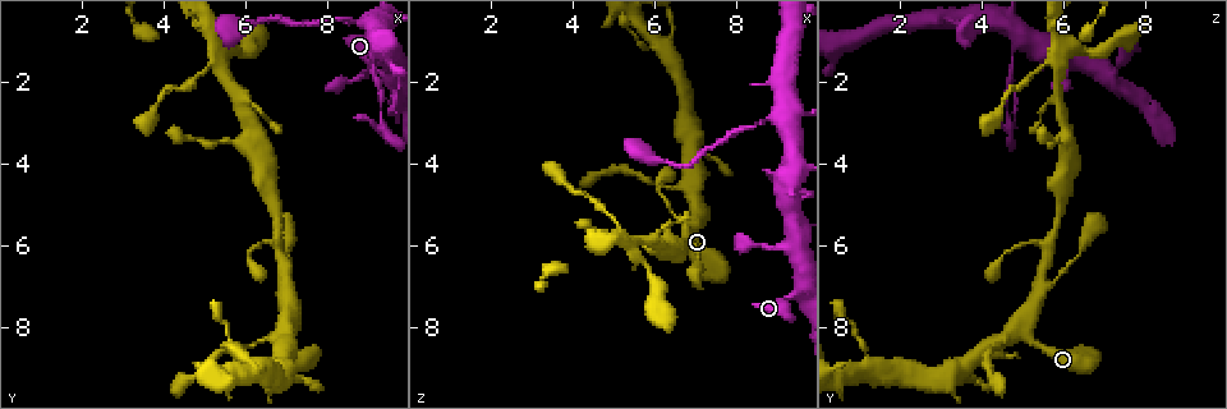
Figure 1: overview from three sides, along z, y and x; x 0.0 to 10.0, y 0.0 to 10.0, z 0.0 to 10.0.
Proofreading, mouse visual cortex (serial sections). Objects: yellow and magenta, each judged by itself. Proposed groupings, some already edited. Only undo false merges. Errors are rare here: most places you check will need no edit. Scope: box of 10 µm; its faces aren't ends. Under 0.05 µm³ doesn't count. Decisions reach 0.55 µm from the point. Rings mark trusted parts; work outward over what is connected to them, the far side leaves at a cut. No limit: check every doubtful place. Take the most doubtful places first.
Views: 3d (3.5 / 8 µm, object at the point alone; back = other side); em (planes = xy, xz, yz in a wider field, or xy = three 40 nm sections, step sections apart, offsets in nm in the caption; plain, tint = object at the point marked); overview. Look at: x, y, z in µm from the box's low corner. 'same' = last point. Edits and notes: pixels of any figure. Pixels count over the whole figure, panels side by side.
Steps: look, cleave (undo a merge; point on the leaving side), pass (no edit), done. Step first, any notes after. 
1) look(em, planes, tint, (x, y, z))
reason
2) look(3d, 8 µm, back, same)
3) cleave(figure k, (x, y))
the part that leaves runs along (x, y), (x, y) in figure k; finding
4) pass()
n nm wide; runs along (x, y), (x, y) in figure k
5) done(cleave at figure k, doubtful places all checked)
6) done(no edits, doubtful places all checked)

look(3d, 3.5 µm, (6.45, 8.30, 4.55))
calibre changes

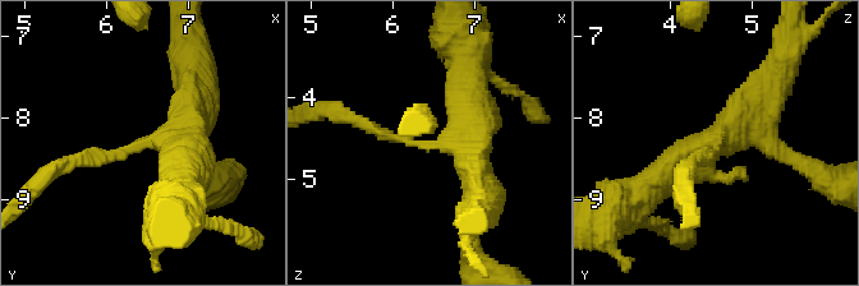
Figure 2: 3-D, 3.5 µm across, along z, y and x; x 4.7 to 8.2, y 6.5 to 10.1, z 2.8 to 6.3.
look(em, xy, step 1, tint, (6.45, 8.35, 4.55))

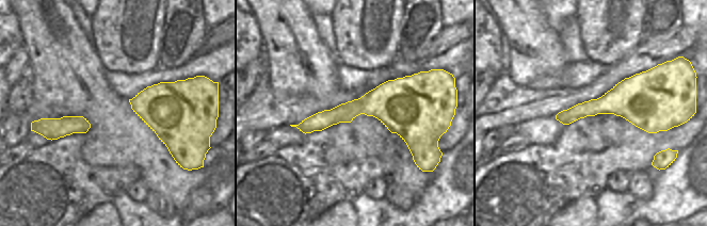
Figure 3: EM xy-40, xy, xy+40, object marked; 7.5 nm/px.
pass()
runs along (481, 188), (473, 144), (414, 144), (350, 119) in figure 2; all the same cell

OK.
look(3d, 3.5 µm, (5.40, 1.70, 5.85))
four arms meet

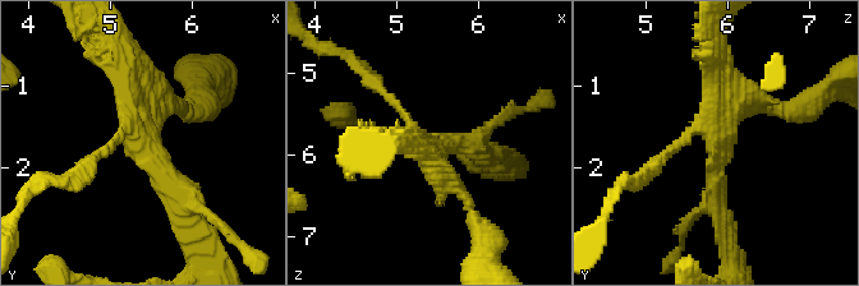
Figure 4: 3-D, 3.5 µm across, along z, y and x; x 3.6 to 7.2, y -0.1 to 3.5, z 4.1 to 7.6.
look(em, xy, step 3, tint, (5.40, 1.65, 5.90))
4 arms; arms of 100, 300, 300, 300 nm

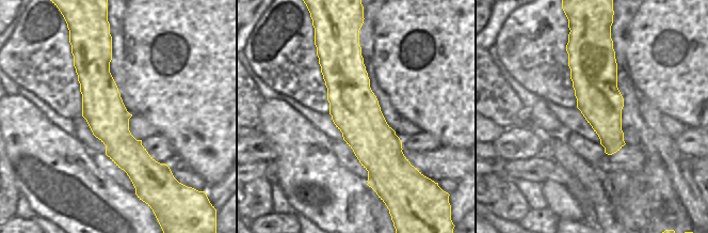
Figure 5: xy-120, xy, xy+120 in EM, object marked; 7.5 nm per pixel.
pass()
360 nm wide; runs along (348, 44), (374, 183) in figure 5; continuous, no second cell

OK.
look(em, planes, tint, (9.35, 0.90, 5.00))
looks like a crossing

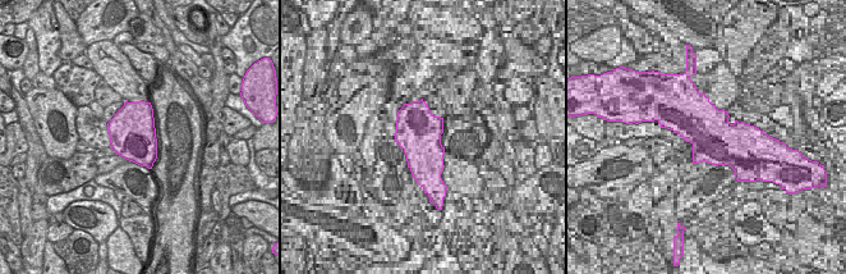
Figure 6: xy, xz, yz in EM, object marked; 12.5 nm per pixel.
look(3d, 3.5 µm, same)

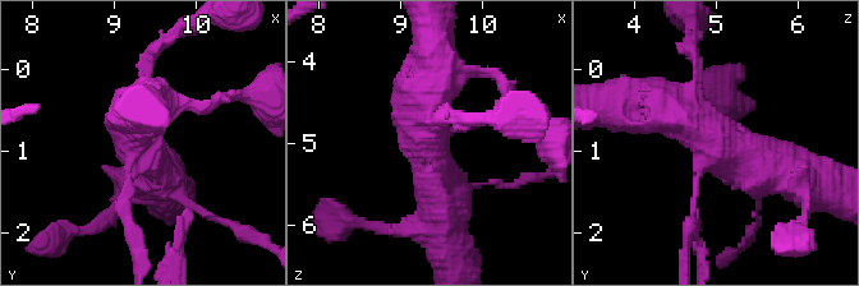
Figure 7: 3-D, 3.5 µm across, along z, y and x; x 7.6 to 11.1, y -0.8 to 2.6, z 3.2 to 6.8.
pass()
4 arms; runs along (793, 173), (648, 118) in figure 7; all the same cell

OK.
look(3d, 3.5 µm, (9.20, 1.65, 4.80))
thin neck

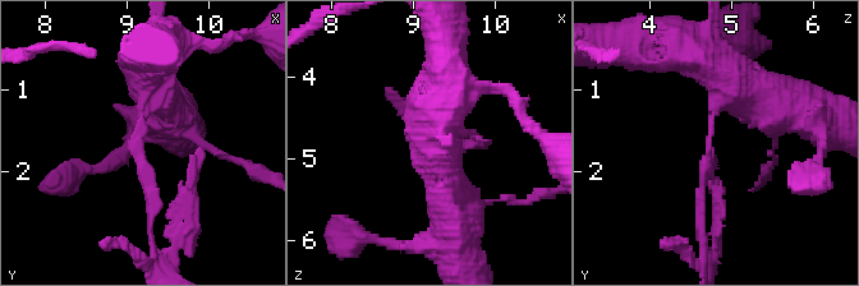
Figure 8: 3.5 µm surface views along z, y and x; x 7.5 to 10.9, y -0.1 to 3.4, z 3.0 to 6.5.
look(em, xy, step 3, tint, (9.20, 1.70, 4.75))
now the EM

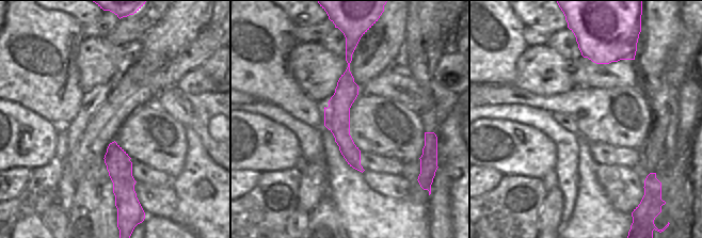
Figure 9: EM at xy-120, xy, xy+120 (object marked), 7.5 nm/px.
pass()
runs along (351, 49), (341, 136), (357, 167) in figure 9; all the same cell

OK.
look(3d, 3.5 µm, back, (9.40, 3.00, 4.75))
calibre changes

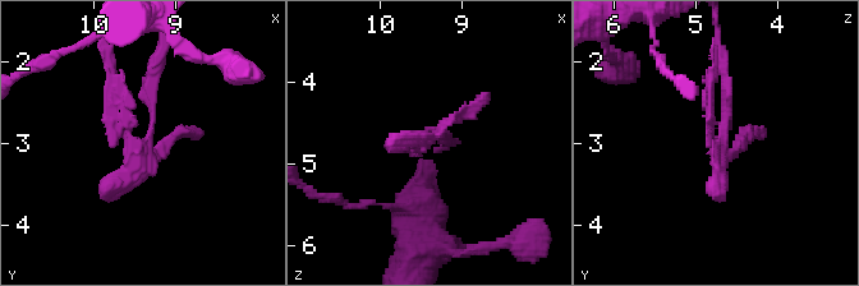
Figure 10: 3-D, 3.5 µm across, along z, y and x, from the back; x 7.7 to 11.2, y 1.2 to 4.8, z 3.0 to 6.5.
look(em, xy, step 3, tint, (9.35, 3.00, 4.70))

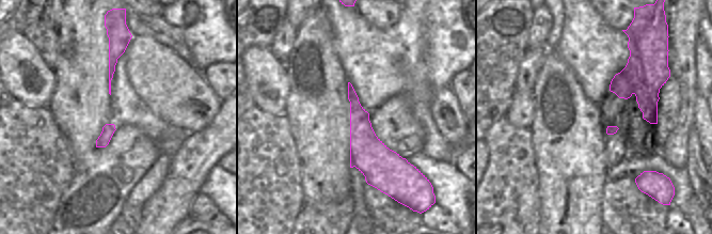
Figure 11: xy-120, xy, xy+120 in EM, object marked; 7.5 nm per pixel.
look(em, planes, tint, same)

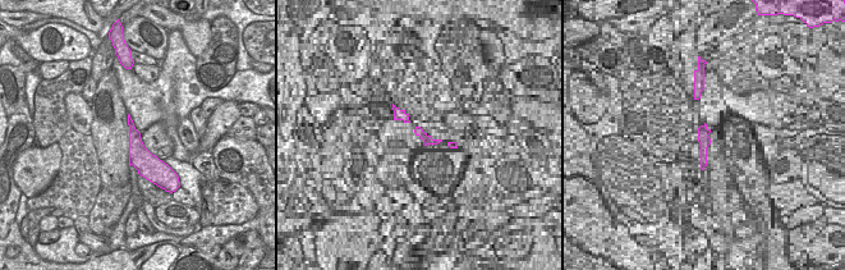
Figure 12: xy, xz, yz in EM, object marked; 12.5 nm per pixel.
pass()
240 nm wide; runs along (156, 60), (152, 134), (101, 193) in figure 10; one cell here

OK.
done(no edits, doubtful places all checked)

